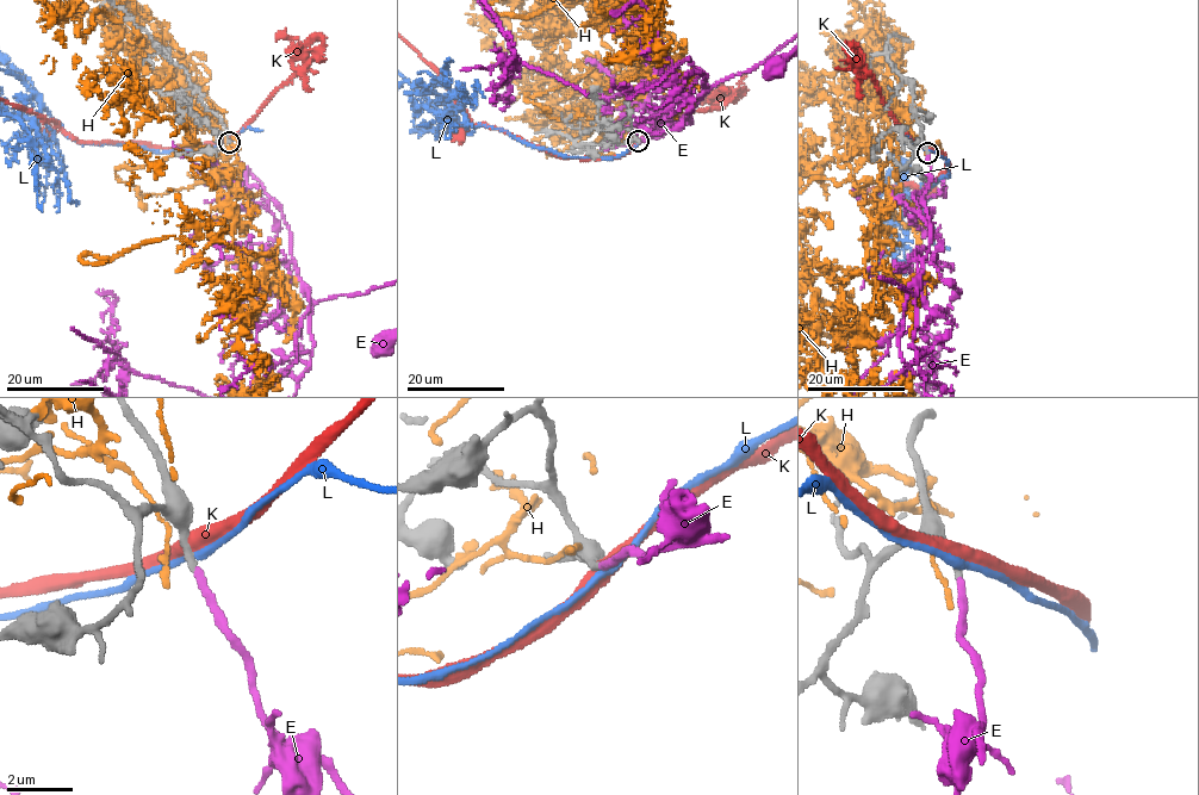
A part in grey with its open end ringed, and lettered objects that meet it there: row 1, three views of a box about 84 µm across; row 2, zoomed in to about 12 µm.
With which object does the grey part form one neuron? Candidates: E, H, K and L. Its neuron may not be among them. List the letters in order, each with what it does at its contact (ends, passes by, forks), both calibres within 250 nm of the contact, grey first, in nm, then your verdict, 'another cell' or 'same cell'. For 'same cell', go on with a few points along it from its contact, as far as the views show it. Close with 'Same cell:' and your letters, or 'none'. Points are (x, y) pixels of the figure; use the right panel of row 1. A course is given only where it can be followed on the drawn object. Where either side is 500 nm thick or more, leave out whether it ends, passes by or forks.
E: it ends | 200/220 nm | same cell
H: it passes by | 360/100 nm | another cell
K: it passes by | 420/460 nm | another cell
L: it passes by | 240/240 nm | another cell
Same cell: E

